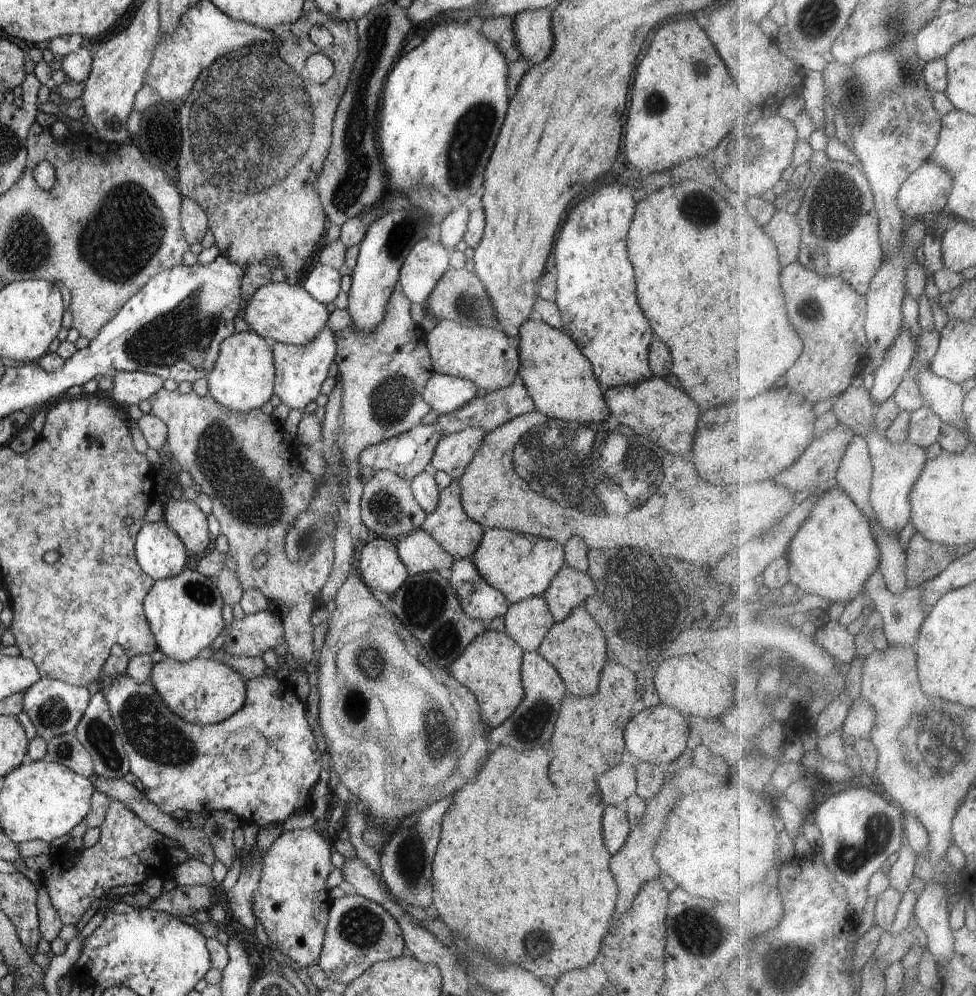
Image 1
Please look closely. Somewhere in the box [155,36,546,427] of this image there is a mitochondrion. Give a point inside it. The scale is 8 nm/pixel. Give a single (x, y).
(229, 167)

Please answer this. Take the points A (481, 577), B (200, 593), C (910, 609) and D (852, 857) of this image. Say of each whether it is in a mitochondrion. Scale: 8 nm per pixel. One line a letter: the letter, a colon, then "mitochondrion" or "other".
A: other
B: mitochondrion
C: other
D: mitochondrion

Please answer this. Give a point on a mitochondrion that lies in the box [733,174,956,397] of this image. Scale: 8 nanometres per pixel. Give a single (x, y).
(843, 195)

